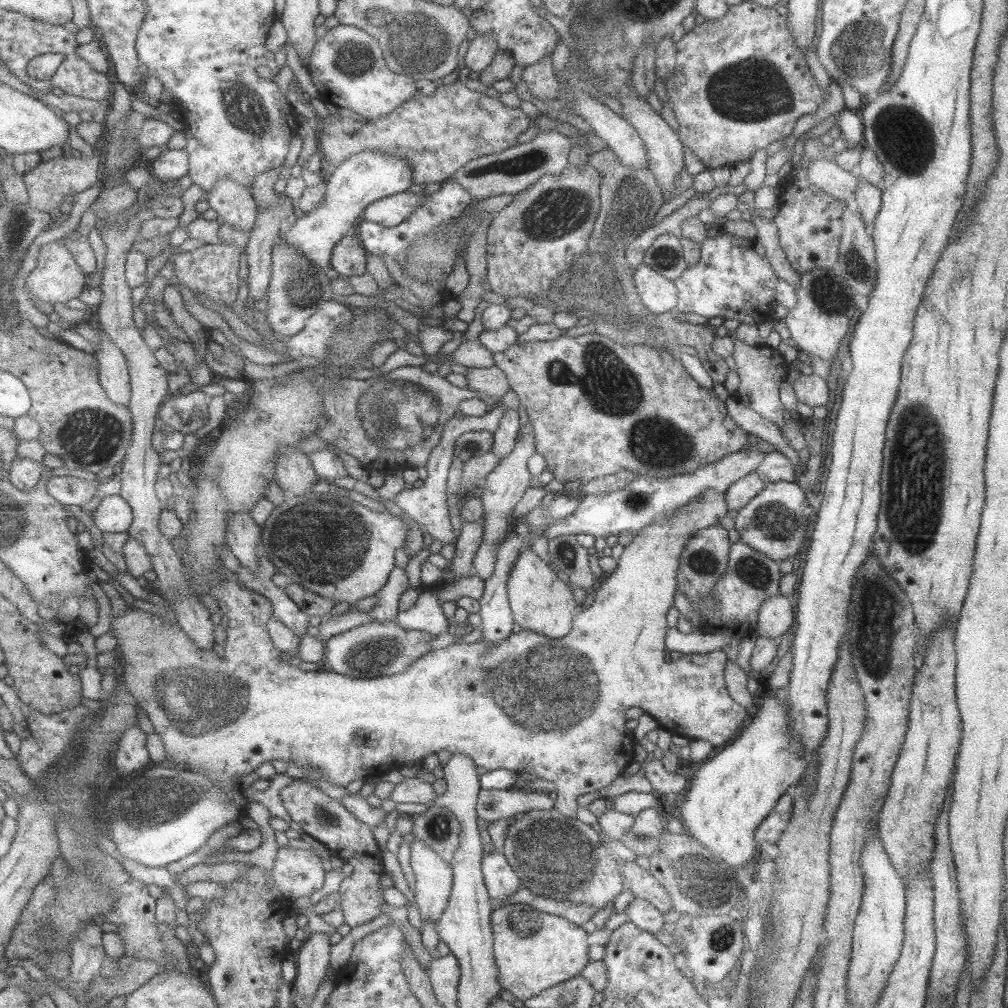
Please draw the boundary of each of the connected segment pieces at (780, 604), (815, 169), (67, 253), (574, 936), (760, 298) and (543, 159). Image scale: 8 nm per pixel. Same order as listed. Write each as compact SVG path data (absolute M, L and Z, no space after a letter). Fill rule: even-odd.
M777 594L766 599L759 610L759 621L754 633L759 637L779 640L794 622L794 601L792 597Z
M825 159L812 161L807 175L811 183L843 202L855 194L859 185L856 171L845 170L834 161Z
M79 226L71 235L42 246L38 266L29 275L26 283L26 290L31 298L52 304L66 303L74 300L74 298L80 298L80 294L84 292L84 288L88 287L86 285L87 273L84 272L79 261L76 260L71 248L67 247L67 240L70 237L77 237L78 230Z
M510 903L495 910L493 925L501 983L520 1000L527 1002L549 988L573 980L588 965L586 930L568 917L537 913L531 905Z
M722 231L719 236L706 237L701 242L699 262L674 280L679 292L674 312L694 312L709 318L722 316L758 325L774 312L779 279L767 255L756 252L753 240Z
M542 131L531 141L520 143L502 153L482 156L472 160L472 163L460 169L455 179L464 188L467 188L476 199L490 198L499 194L518 195L527 191L547 174L562 174L571 166L572 149L576 146L574 141L562 132Z

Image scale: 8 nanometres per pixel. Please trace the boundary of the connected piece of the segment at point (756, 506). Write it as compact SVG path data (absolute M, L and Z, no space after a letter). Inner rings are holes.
M785 480L765 483L760 494L738 511L734 522L735 530L740 534L739 540L776 562L792 560L799 554L811 530L811 517L804 515L808 506L805 490L798 483Z

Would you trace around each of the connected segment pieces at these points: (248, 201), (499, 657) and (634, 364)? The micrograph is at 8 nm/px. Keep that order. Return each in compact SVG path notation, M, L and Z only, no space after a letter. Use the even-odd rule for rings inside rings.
M220 179L205 199L226 223L232 223L242 232L253 233L260 205L252 188L241 185L236 179Z
M707 490L704 492L704 496L699 496L696 498L696 502L692 502L692 504L688 504L688 508L682 509L679 513L676 513L673 517L664 517L664 518L659 518L659 519L654 519L650 524L647 524L646 526L643 526L640 528L639 532L633 535L632 541L624 547L623 553L621 554L620 558L618 559L618 566L616 567L616 570L610 574L606 578L606 581L602 580L602 583L597 584L596 586L596 595L595 597L591 598L591 601L588 602L582 609L581 613L576 616L575 620L575 627L574 630L572 630L571 635L566 636L566 638L562 639L556 639L556 638L551 638L550 636L546 636L544 634L540 634L540 632L534 632L530 631L528 629L523 629L522 631L518 632L517 634L512 634L508 640L504 640L504 642L500 645L491 645L488 642L484 642L483 640L478 641L474 644L464 644L464 643L456 643L453 644L452 646L449 646L448 648L443 648L440 650L433 650L430 651L426 656L423 656L422 659L419 660L418 663L416 663L410 670L407 670L406 672L400 673L399 675L392 675L392 676L380 676L378 678L362 678L362 679L357 679L357 678L352 678L352 676L348 676L336 671L328 672L328 671L306 671L302 670L300 666L295 666L294 664L290 664L284 660L284 655L286 652L283 650L280 650L279 646L275 644L275 641L272 639L272 634L270 631L270 628L268 628L270 619L272 618L272 615L275 614L275 604L272 602L272 599L268 598L266 595L263 595L260 592L255 592L253 590L250 590L250 588L244 589L242 587L242 584L240 582L237 582L234 579L230 580L223 580L222 582L217 582L215 586L213 586L213 596L216 598L222 607L222 610L226 612L226 614L229 617L229 629L228 633L229 636L227 638L226 646L225 646L225 657L220 657L216 652L213 650L206 650L206 649L200 649L200 645L196 645L196 641L192 641L192 636L188 635L188 633L181 627L181 625L178 623L178 621L175 622L165 622L161 616L158 614L154 614L152 612L146 612L142 609L137 609L134 607L130 607L130 609L126 609L124 611L124 615L122 614L121 616L117 616L116 619L112 620L112 624L114 625L114 628L112 628L112 631L114 636L118 640L118 647L121 651L121 654L123 655L123 659L126 662L126 678L128 681L128 684L131 686L131 691L139 698L139 701L141 702L141 705L145 708L147 711L147 714L149 718L152 720L152 723L154 724L154 727L156 728L156 732L160 733L163 736L163 739L166 741L166 746L167 746L167 751L169 752L169 758L173 762L176 762L178 764L190 764L192 766L191 771L196 771L197 773L204 773L205 775L210 775L211 779L214 779L221 787L224 787L227 791L231 791L232 789L240 789L241 791L244 791L242 788L240 788L239 782L236 781L236 778L242 778L242 776L246 776L246 774L252 774L255 770L258 770L264 762L280 759L284 760L287 762L290 762L291 764L298 763L300 766L306 767L307 768L307 776L306 778L310 778L313 781L312 783L319 781L322 779L323 781L330 781L331 783L337 784L338 786L343 786L344 788L348 786L348 784L352 784L352 782L356 782L356 780L362 780L362 778L368 778L368 777L376 777L376 776L381 776L384 777L389 771L391 770L401 770L403 766L406 766L409 762L416 762L416 760L420 760L422 762L424 758L428 758L428 756L432 756L432 754L438 754L438 752L442 752L442 750L448 750L452 754L465 754L466 756L469 756L470 758L473 758L476 761L477 767L479 768L480 774L486 774L487 772L492 772L493 770L498 770L499 768L509 768L510 770L515 770L516 772L520 773L528 773L528 776L538 776L542 777L544 780L548 780L551 783L556 784L558 787L558 796L559 796L559 802L555 806L556 809L562 810L565 815L568 818L576 818L576 808L578 808L578 803L576 802L576 798L578 796L582 796L582 794L588 794L598 792L598 790L602 790L602 788L610 787L612 783L615 782L616 779L618 779L618 776L622 774L622 770L630 764L630 762L633 762L632 756L634 756L634 748L637 748L637 746L634 746L634 734L633 732L630 732L628 730L628 726L626 726L626 712L624 710L628 710L628 708L632 708L632 706L636 706L638 708L641 708L644 712L647 712L650 714L650 716L653 716L655 719L658 719L659 722L662 724L662 727L667 729L672 735L680 735L684 734L684 736L691 736L693 739L704 739L707 740L708 742L711 742L712 744L716 745L718 747L718 744L720 742L731 742L733 741L743 730L743 728L746 726L748 721L750 720L750 711L745 707L742 706L741 704L738 704L730 695L728 692L728 689L726 688L726 683L725 683L725 678L724 678L724 669L726 666L726 663L728 663L728 657L726 656L725 652L722 652L721 649L716 649L713 650L712 652L705 652L705 653L692 653L692 654L683 654L682 658L678 658L678 660L672 660L670 662L666 661L664 659L664 651L665 651L665 638L667 634L667 630L669 629L668 623L666 622L666 613L668 610L670 610L671 606L673 605L674 602L674 594L676 591L678 591L677 587L677 572L679 569L679 562L681 559L681 554L682 551L684 550L684 547L686 546L686 543L695 536L695 534L700 531L704 530L705 528L710 528L711 526L714 526L715 524L719 524L723 518L728 514L728 506L726 504L726 500L724 500L725 496L722 496L722 494L718 494L718 492L712 492L712 490ZM312 766L317 766L320 769L320 773L323 773L324 775L322 776L319 773L316 773L312 770Z
M565 333L558 340L532 341L515 344L510 350L495 354L496 364L508 374L512 389L518 394L521 400L521 407L525 409L528 420L536 429L537 452L547 459L546 470L554 472L556 479L560 481L580 480L581 484L587 481L616 474L621 470L629 470L636 476L670 476L672 474L684 474L694 472L705 464L720 460L731 452L738 452L748 442L749 433L736 425L736 422L728 415L725 403L718 398L713 390L702 388L694 378L685 370L676 353L659 351L657 348L648 346L623 345L610 340L608 334L588 333L579 336L569 336Z

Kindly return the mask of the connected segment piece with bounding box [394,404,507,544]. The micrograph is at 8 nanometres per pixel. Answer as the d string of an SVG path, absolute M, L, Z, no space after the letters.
M500 404L489 412L486 417L474 417L467 415L459 415L455 417L448 425L444 432L442 443L435 448L430 458L427 471L428 476L421 488L406 490L394 499L400 508L404 508L404 512L408 513L419 526L423 526L423 530L429 537L429 540L440 540L443 544L452 544L456 540L456 528L452 524L450 518L450 506L448 506L448 478L450 478L450 466L454 464L455 444L464 434L476 430L490 430L498 432L500 429L504 413L507 412L507 407Z

